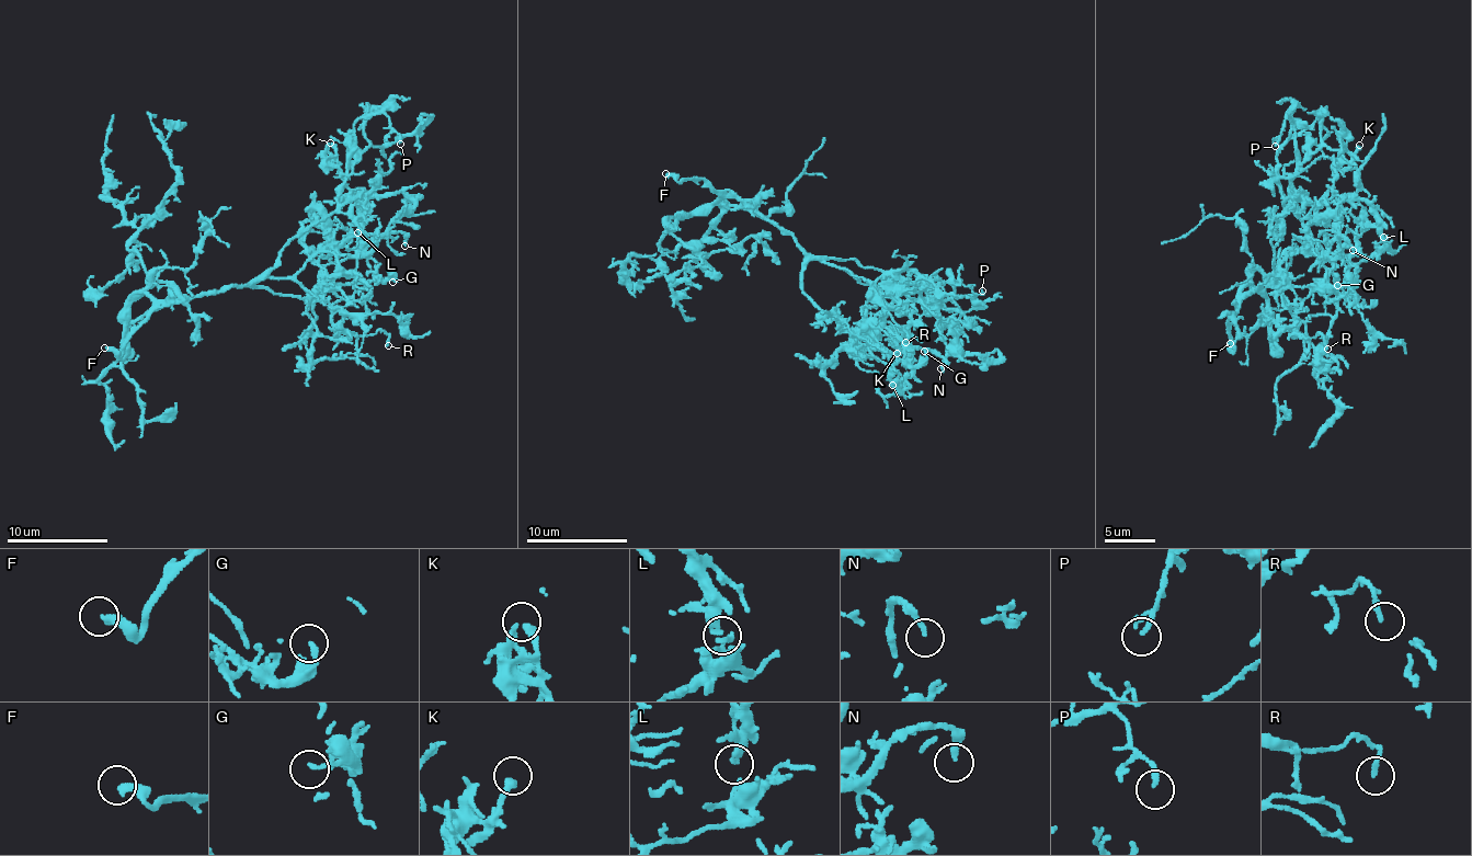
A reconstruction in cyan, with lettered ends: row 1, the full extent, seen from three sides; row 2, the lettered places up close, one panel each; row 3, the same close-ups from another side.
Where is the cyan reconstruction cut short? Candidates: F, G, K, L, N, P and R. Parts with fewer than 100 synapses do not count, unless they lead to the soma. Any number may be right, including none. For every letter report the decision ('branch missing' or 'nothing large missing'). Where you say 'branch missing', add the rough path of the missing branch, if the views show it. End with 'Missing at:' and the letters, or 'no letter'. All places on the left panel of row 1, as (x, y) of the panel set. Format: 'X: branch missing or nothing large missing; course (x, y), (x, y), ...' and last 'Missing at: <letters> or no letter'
F: branch missing
G: nothing large missing
K: nothing large missing
L: nothing large missing
N: nothing large missing
P: nothing large missing
R: nothing large missing
Missing at: F

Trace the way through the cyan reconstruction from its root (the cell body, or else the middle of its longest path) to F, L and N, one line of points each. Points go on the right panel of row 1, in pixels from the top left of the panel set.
F: (1255, 289), (1234, 304), (1235, 308), (1227, 323), (1232, 345), (1230, 343)
L: (1255, 289), (1275, 280), (1270, 242), (1276, 226), (1299, 201), (1357, 196), (1383, 237)
N: (1255, 289), (1262, 285), (1273, 285), (1291, 261), (1293, 251), (1309, 257), (1336, 257), (1342, 235), (1353, 250)

